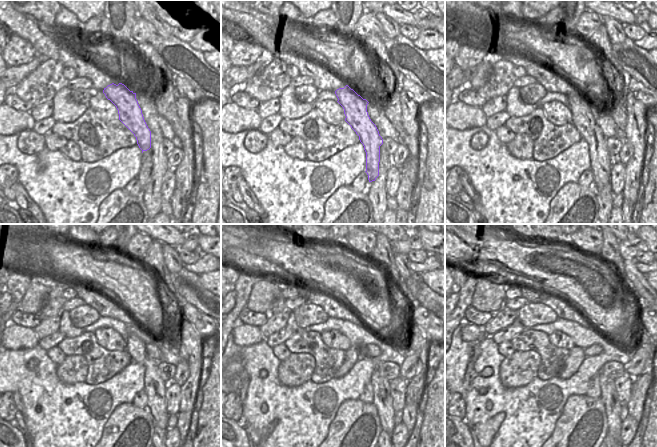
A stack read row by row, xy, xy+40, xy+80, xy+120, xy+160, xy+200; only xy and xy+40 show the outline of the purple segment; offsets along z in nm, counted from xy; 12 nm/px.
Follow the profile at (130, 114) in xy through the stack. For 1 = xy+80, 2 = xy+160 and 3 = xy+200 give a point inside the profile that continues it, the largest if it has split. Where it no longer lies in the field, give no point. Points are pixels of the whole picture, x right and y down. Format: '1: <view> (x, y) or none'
1: xy+80 (583, 120)
2: xy+160 (382, 400)
3: xy+200 (608, 394)

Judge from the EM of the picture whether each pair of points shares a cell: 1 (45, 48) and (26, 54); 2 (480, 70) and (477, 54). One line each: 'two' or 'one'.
1: two
2: two

